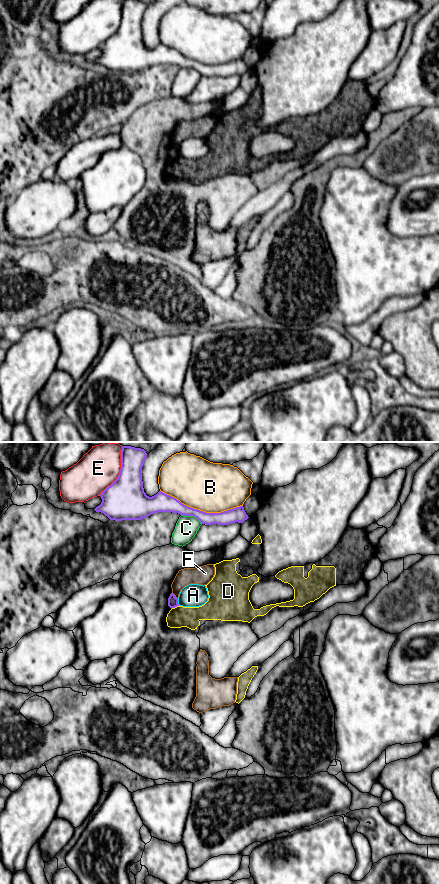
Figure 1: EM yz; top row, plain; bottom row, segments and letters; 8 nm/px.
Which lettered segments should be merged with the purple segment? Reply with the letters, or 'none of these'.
none of these

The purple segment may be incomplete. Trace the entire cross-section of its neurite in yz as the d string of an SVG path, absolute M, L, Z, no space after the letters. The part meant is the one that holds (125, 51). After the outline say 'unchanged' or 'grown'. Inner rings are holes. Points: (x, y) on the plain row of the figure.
M122 0L120 25L99 47L102 54L94 61L96 64L115 73L141 72L157 64L172 64L193 68L205 77L243 75L249 70L243 58L221 65L206 65L188 59L161 43L152 49L147 48L142 33L142 19L146 9L144 1Z; unchanged

